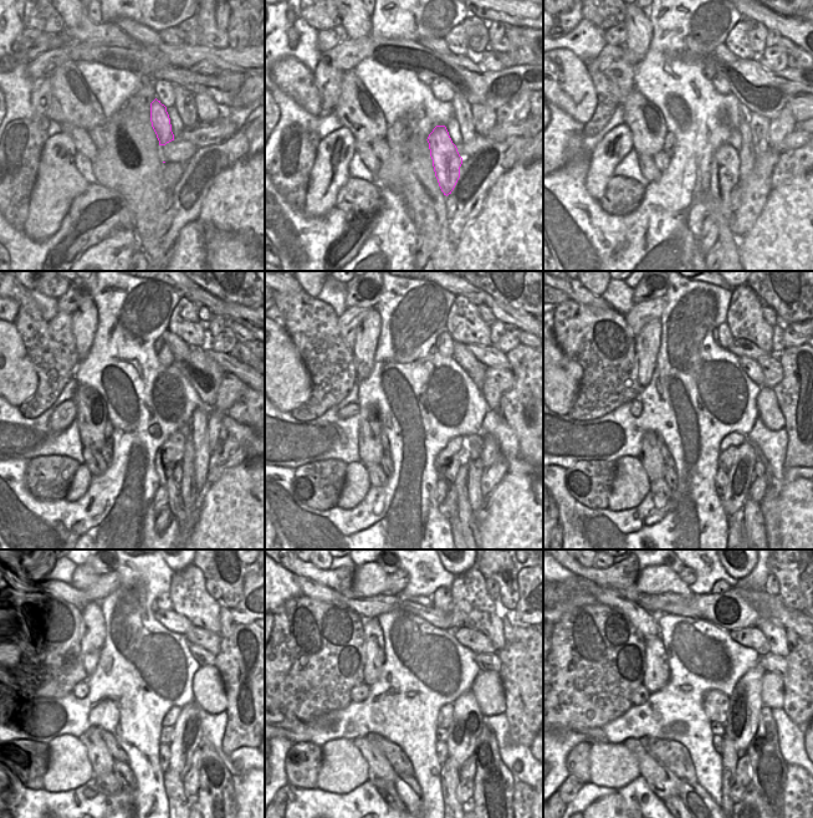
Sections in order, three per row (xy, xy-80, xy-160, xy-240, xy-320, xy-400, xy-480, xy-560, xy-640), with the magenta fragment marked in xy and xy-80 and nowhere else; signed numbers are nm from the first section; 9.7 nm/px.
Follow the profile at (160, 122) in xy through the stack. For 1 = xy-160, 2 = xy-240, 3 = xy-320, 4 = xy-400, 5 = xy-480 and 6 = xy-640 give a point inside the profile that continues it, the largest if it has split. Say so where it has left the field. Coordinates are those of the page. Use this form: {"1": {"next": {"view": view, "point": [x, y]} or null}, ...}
{"1": {"next": {"view": "xy-160", "point": [725, 162]}}, "2": {"next": {"view": "xy-240", "point": [172, 451]}}, "3": {"next": {"view": "xy-320", "point": [459, 443]}}, "4": {"next": {"view": "xy-400", "point": [735, 439]}}, "5": {"next": {"view": "xy-480", "point": [172, 715]}}, "6": {"next": {"view": "xy-640", "point": [715, 703]}}}

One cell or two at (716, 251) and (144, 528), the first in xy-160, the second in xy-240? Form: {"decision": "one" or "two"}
{"decision": "two"}

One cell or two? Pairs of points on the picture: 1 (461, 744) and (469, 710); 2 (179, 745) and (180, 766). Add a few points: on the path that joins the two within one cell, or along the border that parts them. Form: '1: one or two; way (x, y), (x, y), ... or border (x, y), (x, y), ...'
1: one; way (453, 739), (450, 732), (459, 720)
2: one; way (180, 750), (180, 761)

